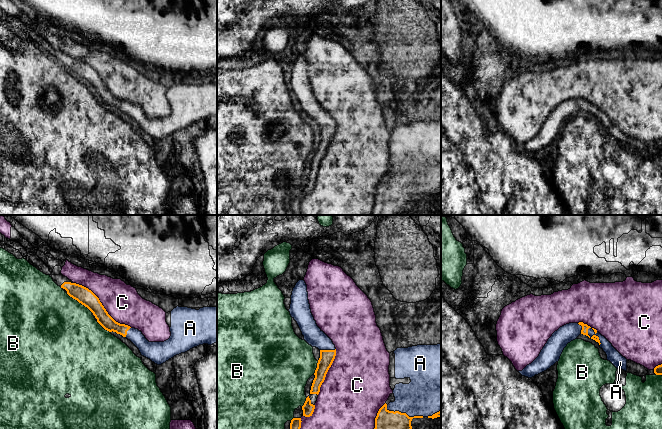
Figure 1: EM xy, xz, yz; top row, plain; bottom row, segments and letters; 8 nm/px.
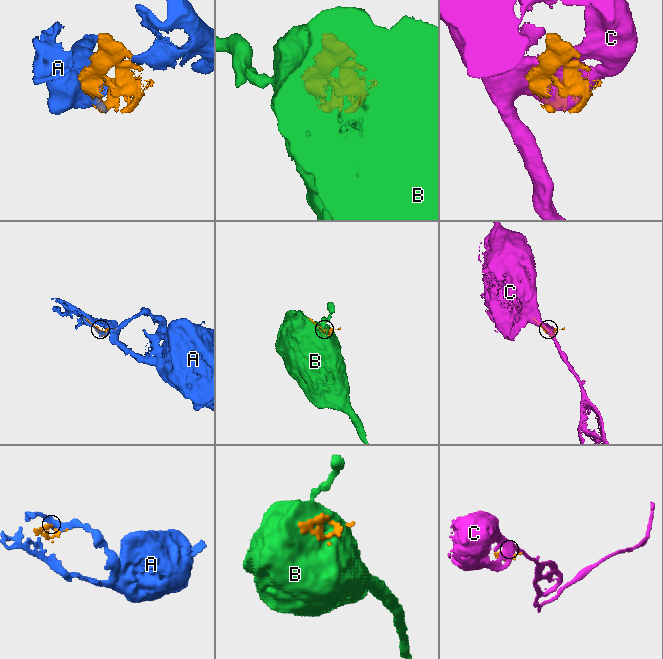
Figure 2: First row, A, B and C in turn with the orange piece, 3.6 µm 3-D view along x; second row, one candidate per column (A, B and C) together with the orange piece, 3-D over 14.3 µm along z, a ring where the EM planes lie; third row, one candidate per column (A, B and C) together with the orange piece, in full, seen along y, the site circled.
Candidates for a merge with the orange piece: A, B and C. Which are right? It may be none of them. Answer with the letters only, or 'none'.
A

